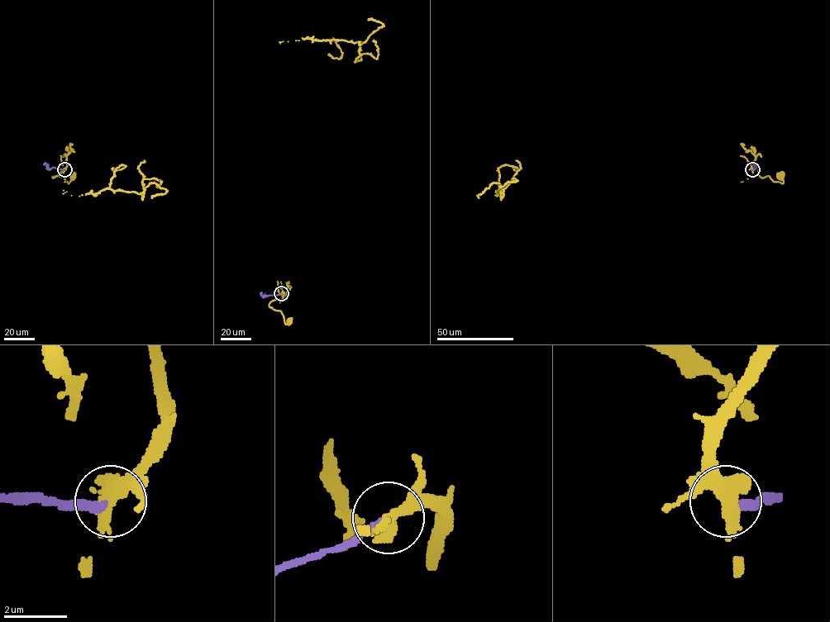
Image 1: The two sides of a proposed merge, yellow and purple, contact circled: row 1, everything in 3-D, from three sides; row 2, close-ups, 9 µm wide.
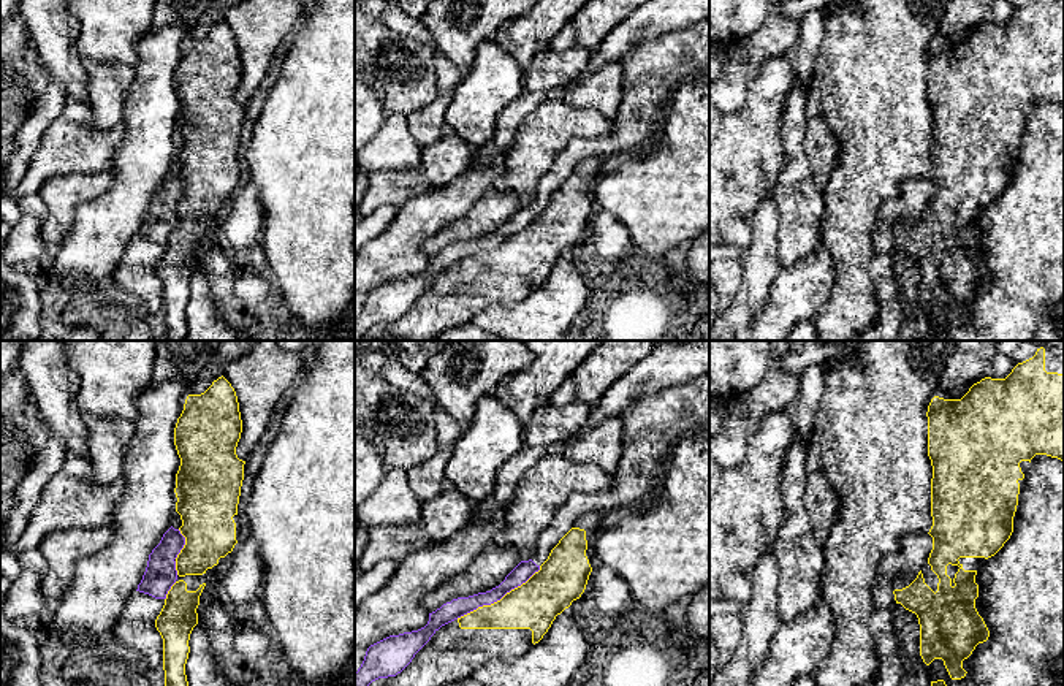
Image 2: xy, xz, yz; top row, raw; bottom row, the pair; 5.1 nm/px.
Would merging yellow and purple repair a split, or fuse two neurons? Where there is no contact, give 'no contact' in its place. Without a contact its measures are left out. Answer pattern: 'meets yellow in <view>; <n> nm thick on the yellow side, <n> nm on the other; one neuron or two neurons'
meets yellow in xz; 240 nm thick on the yellow side, 100 nm on the other; two neurons

